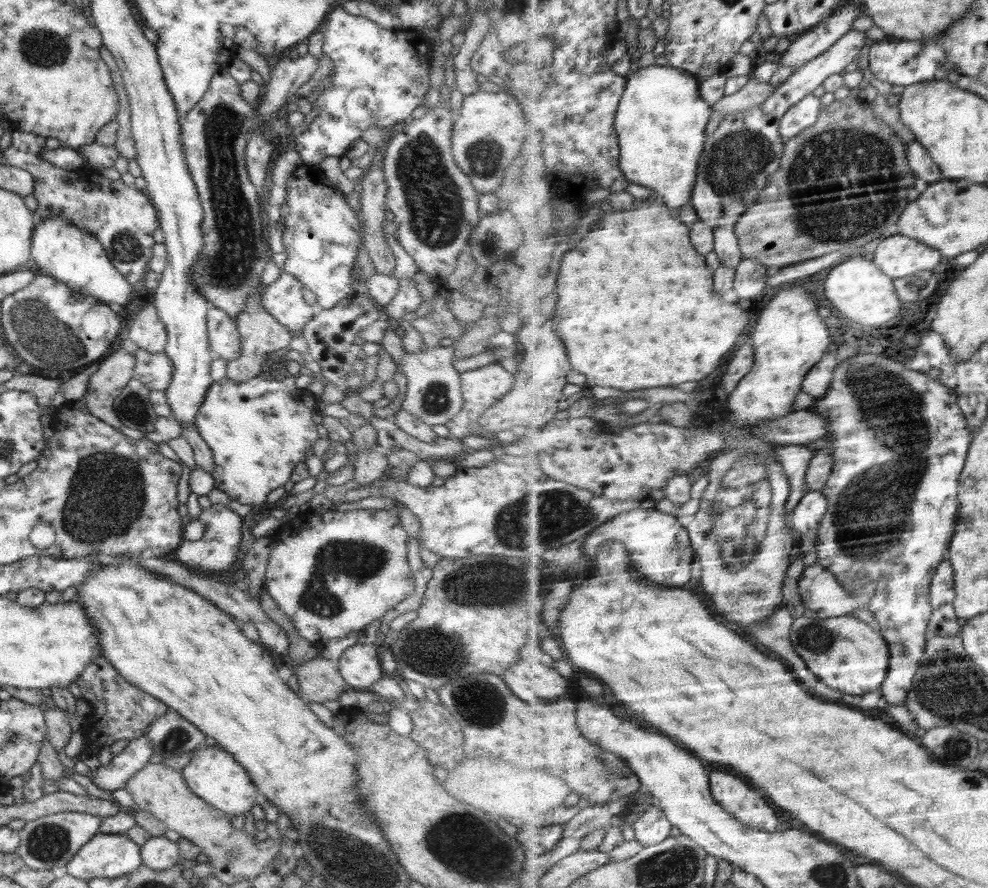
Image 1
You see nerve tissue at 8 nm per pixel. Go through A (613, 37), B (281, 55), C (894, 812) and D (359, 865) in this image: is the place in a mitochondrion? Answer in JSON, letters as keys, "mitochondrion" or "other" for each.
{"A":"other","B":"other","C":"other","D":"mitochondrion"}

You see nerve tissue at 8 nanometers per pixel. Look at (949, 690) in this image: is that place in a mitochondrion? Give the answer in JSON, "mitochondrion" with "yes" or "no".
{"mitochondrion":"yes"}

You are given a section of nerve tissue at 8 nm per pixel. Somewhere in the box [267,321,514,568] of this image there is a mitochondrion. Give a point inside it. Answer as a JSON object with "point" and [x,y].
{"point":[437,401]}

